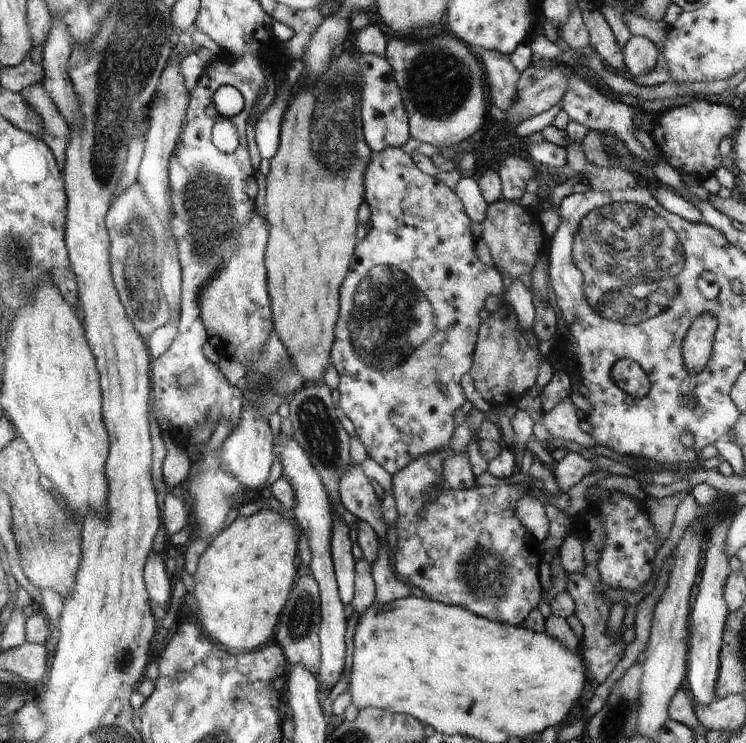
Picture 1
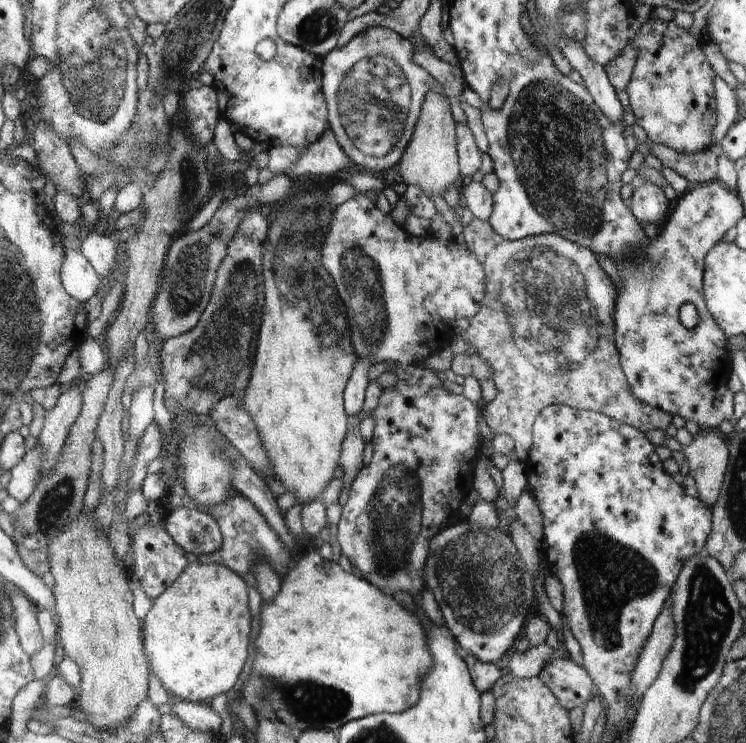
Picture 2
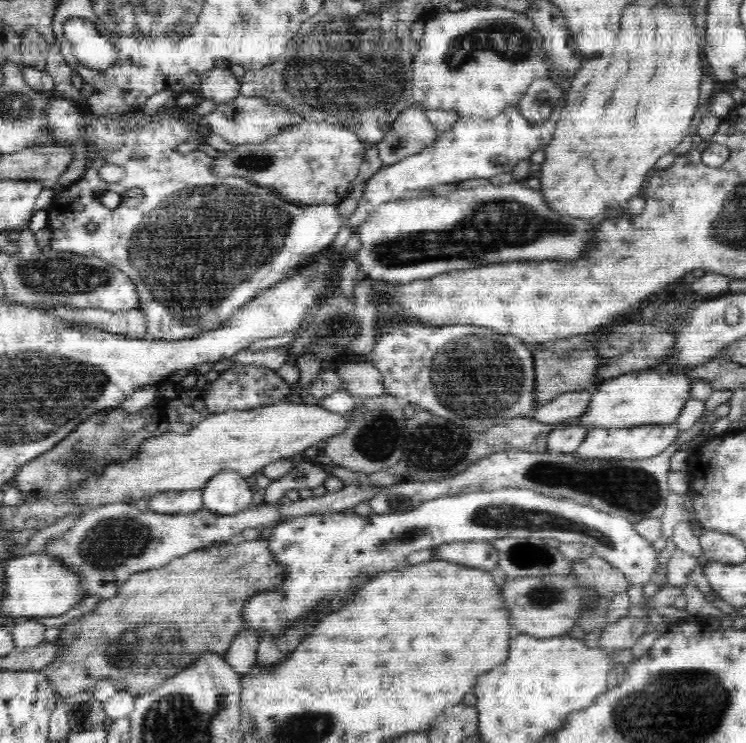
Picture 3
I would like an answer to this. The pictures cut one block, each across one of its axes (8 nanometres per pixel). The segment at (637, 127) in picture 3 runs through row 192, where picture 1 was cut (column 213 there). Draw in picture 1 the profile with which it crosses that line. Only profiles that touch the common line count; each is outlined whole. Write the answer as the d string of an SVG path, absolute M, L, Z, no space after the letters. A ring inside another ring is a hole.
M262 508L257 513L237 518L207 545L199 559L194 579L194 593L204 630L229 650L253 650L268 642L282 618L284 604L290 598L296 576L296 527L292 515L281 515L276 510Z

